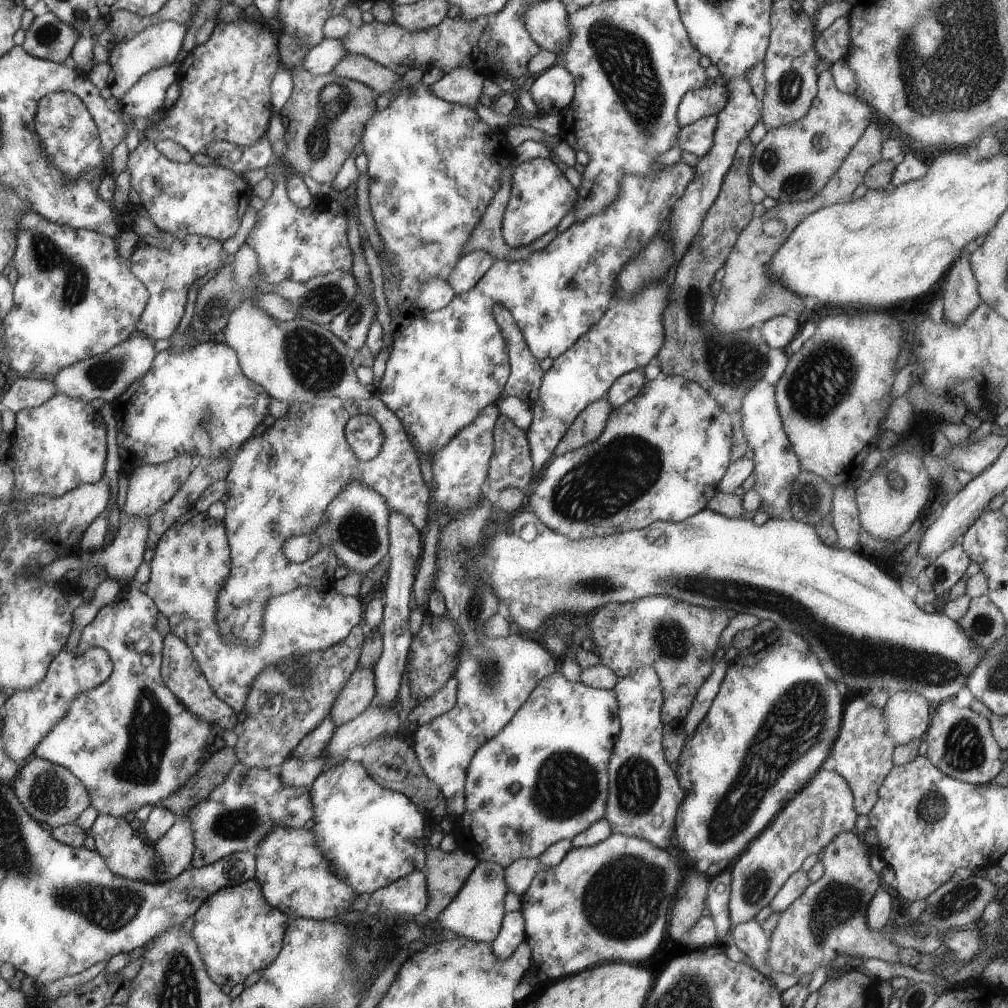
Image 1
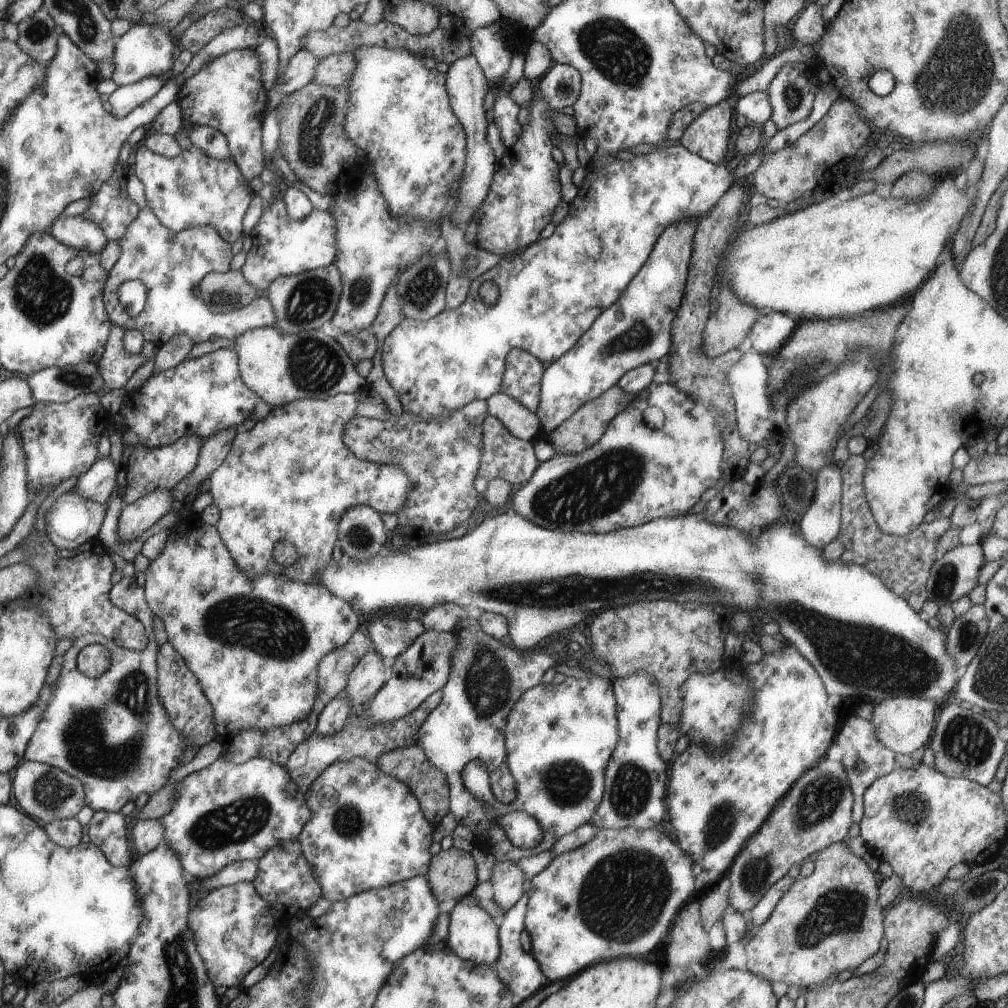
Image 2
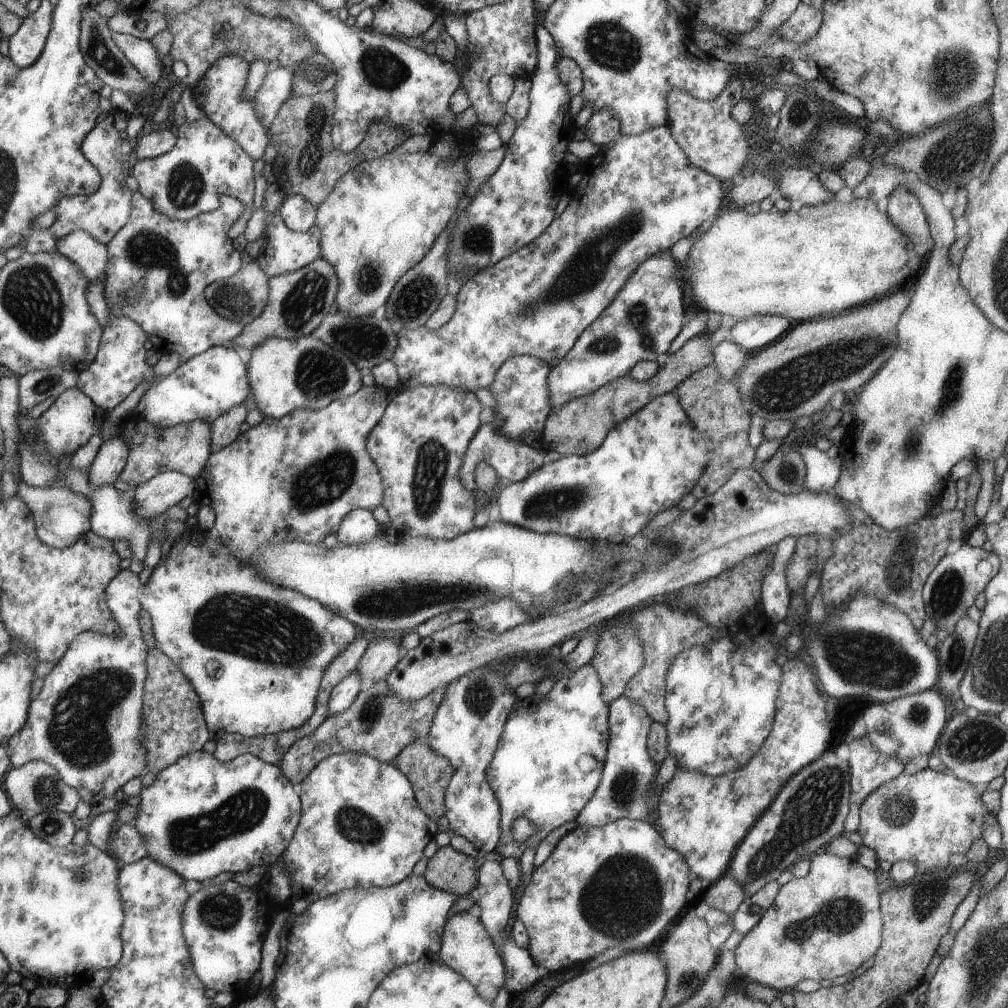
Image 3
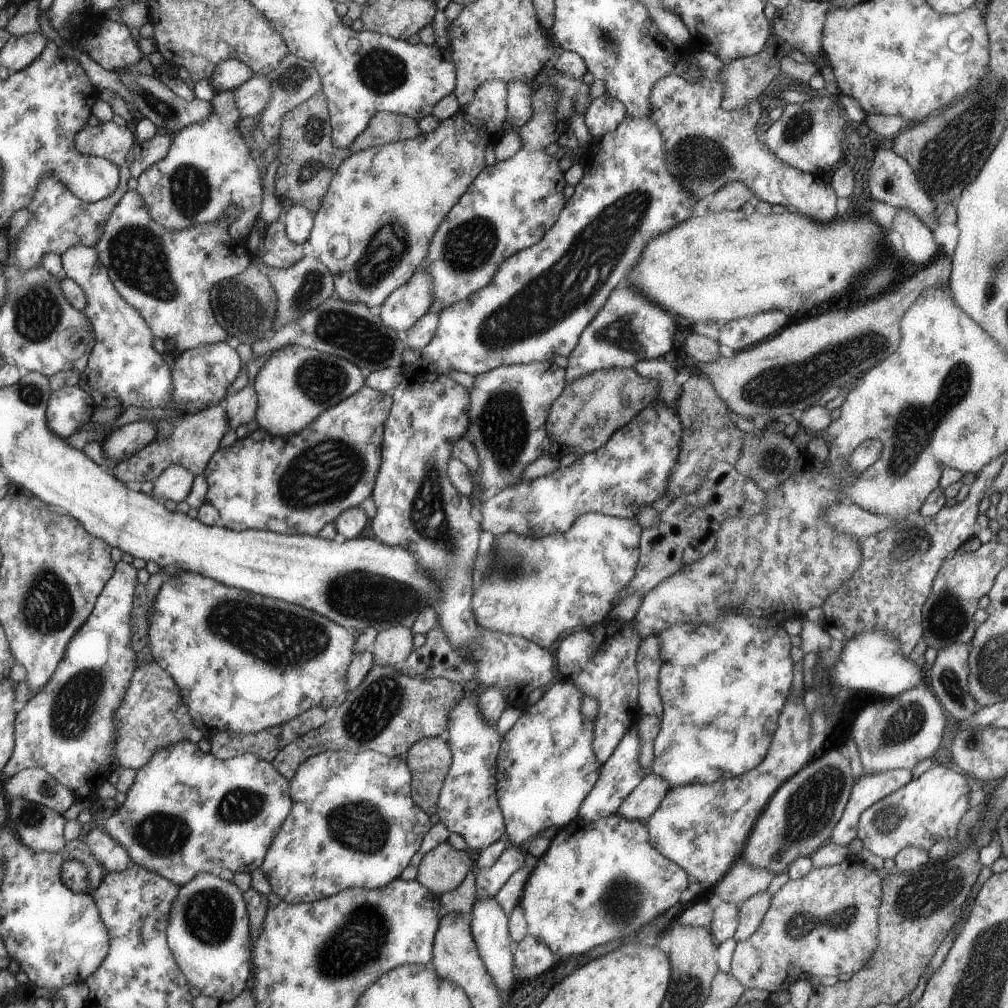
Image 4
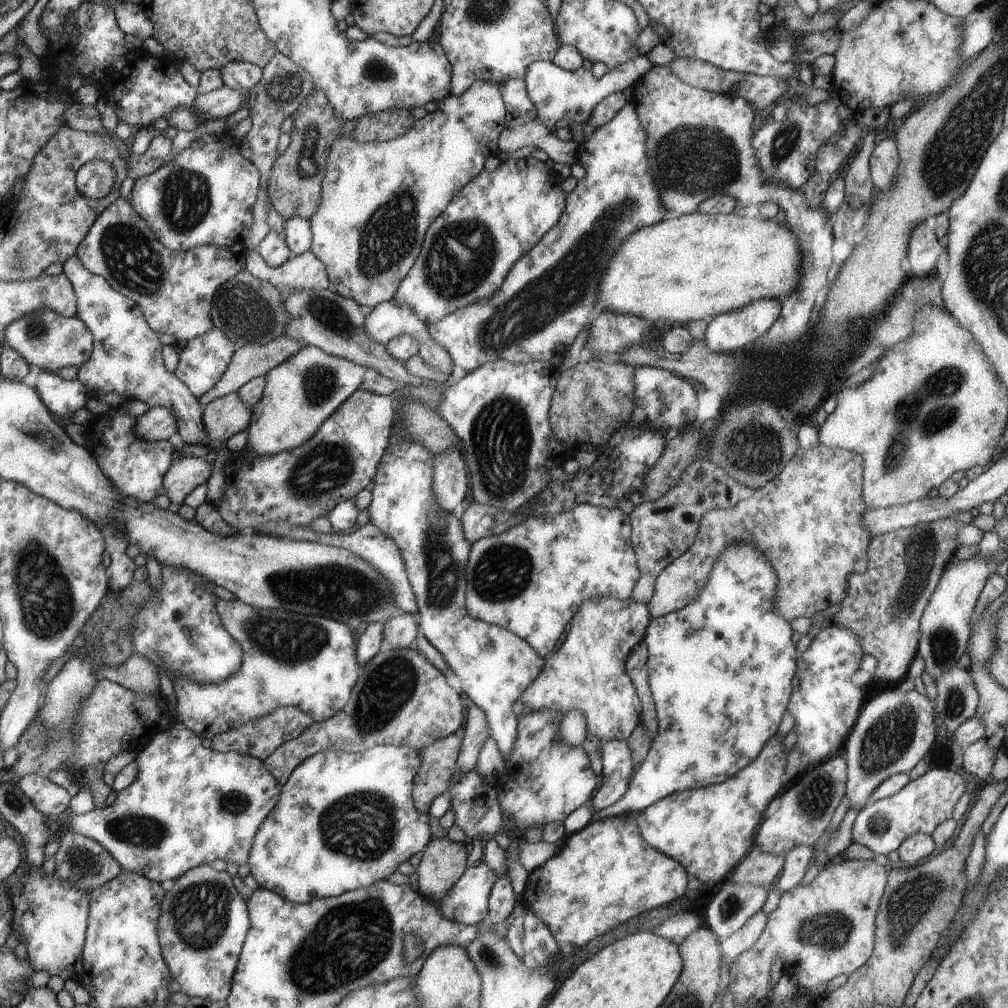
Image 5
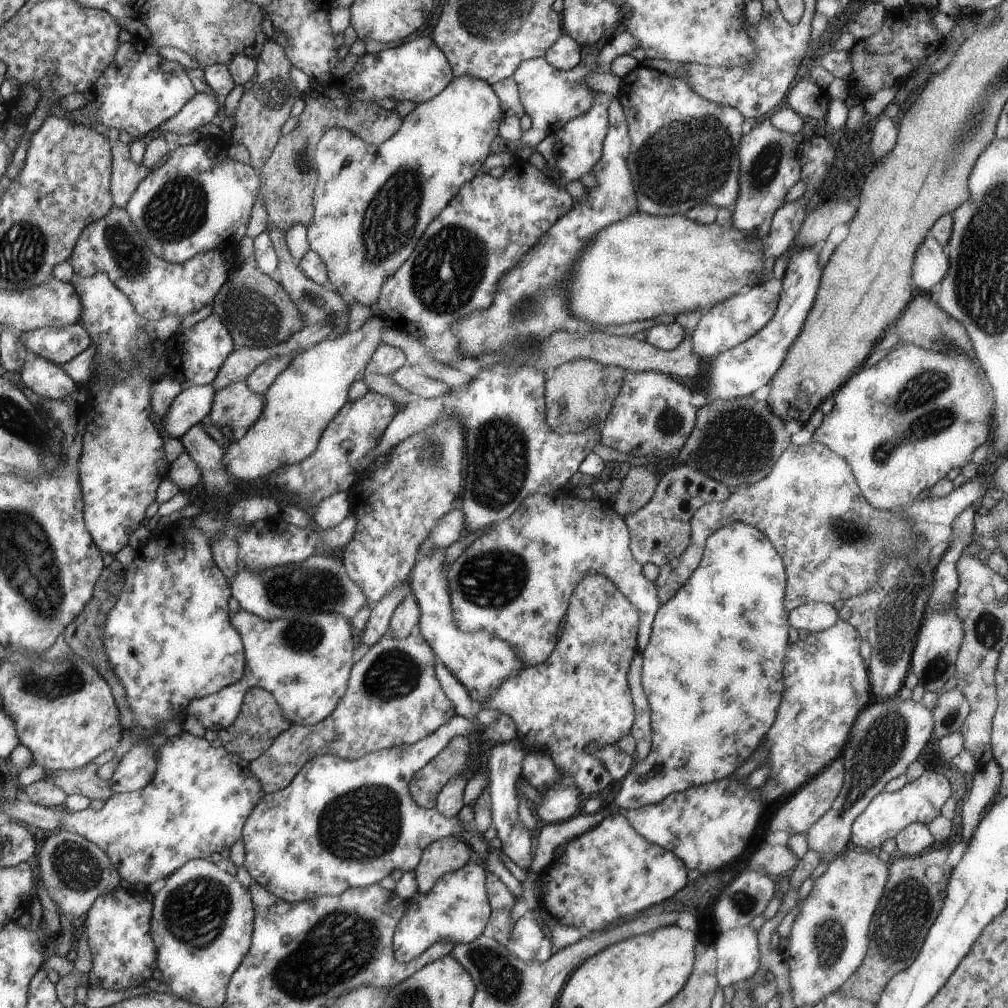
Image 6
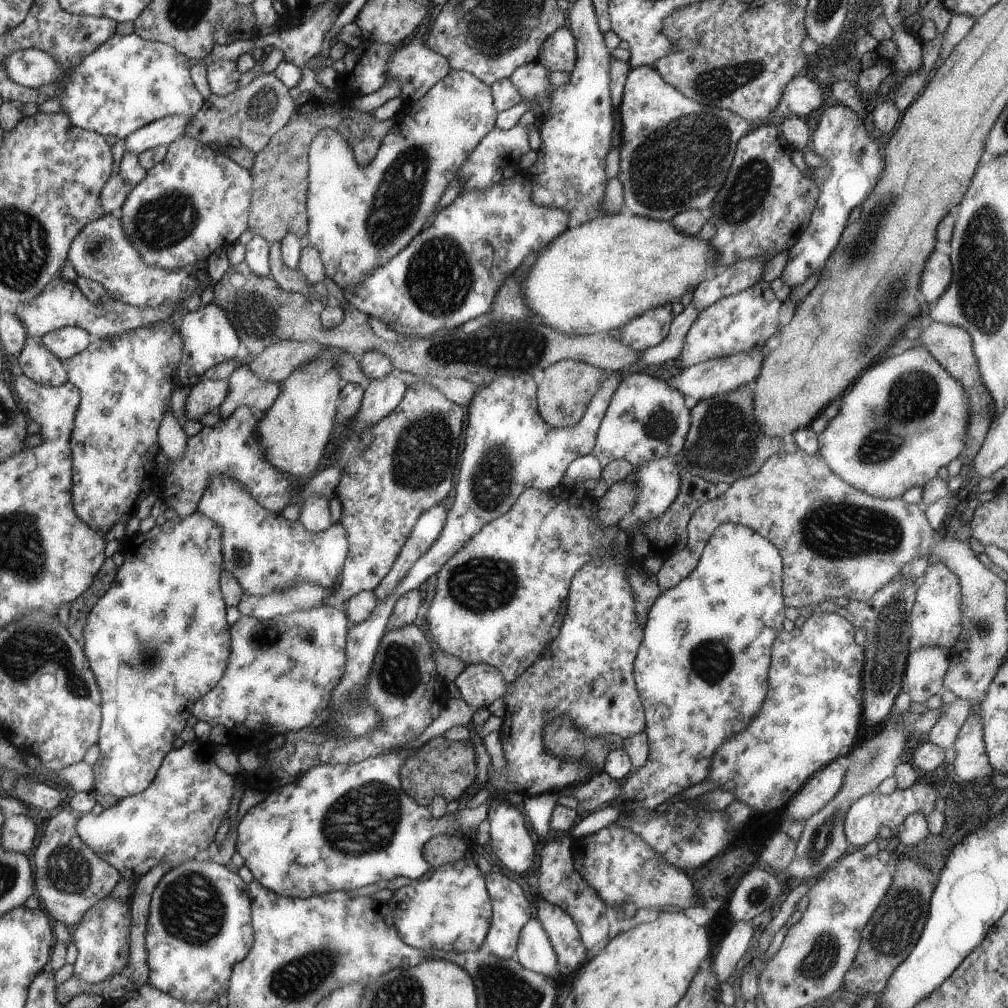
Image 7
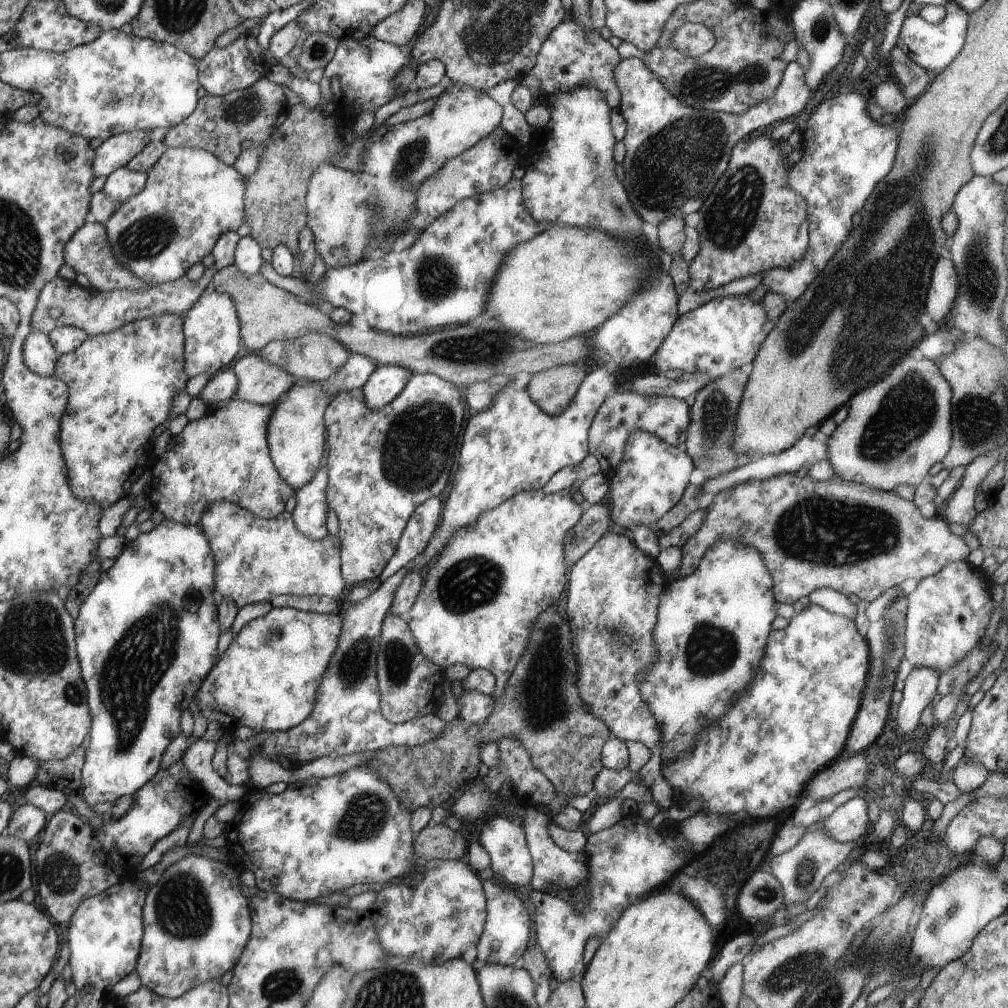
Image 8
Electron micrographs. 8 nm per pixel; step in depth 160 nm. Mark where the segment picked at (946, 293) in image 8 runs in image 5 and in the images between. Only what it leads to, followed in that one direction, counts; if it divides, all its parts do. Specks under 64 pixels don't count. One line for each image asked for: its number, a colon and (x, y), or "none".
5: (924, 247)
6: (931, 262)
7: (938, 270)

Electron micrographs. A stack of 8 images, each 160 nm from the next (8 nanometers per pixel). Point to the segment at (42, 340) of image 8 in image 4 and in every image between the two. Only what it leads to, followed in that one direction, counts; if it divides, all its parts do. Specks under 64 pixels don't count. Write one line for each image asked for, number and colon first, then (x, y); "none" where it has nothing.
4: (69, 408)
5: (63, 397)
6: (48, 380)
7: (35, 361)

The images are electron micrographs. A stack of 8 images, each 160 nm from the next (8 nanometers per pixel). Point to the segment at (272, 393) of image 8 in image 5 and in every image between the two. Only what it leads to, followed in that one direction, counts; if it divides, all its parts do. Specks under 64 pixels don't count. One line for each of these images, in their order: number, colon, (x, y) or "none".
5: (223, 417)
6: (238, 406)
7: (246, 389)

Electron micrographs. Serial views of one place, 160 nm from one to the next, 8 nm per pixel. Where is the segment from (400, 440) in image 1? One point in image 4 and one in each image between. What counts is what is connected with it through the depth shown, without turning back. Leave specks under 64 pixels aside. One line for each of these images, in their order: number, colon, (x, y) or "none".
2: (288, 479)
3: (297, 478)
4: (293, 485)

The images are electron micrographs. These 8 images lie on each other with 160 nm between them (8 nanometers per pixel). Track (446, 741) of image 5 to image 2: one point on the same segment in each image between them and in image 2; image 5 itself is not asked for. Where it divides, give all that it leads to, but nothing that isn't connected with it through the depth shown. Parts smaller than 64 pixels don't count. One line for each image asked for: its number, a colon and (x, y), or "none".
2: (430, 785)
3: (430, 773)
4: (430, 760)

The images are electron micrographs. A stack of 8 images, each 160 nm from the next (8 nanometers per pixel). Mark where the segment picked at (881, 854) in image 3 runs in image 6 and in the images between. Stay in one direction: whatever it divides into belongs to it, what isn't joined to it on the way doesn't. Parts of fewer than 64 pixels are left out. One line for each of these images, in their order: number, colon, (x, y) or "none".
4: (929, 808)
5: (927, 801)
6: (920, 801)

